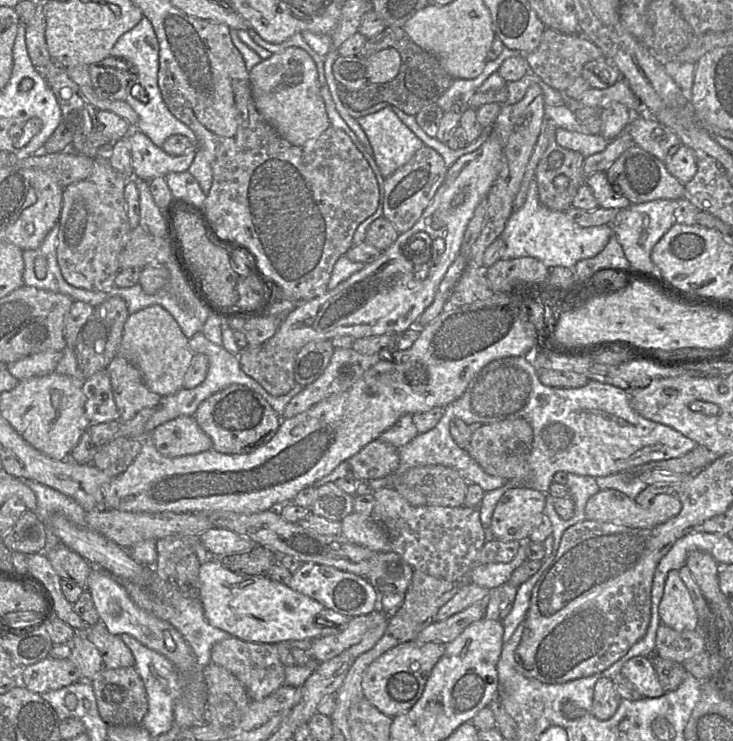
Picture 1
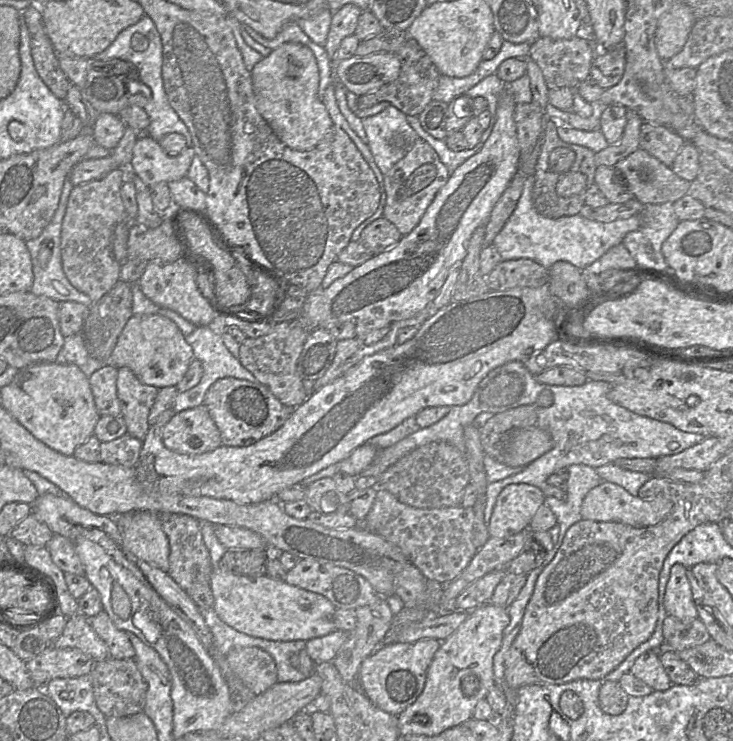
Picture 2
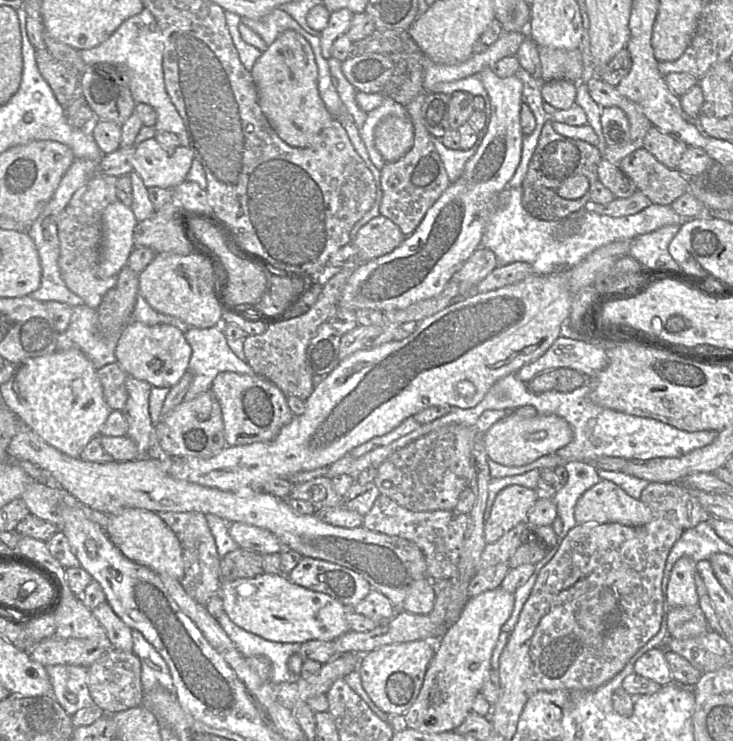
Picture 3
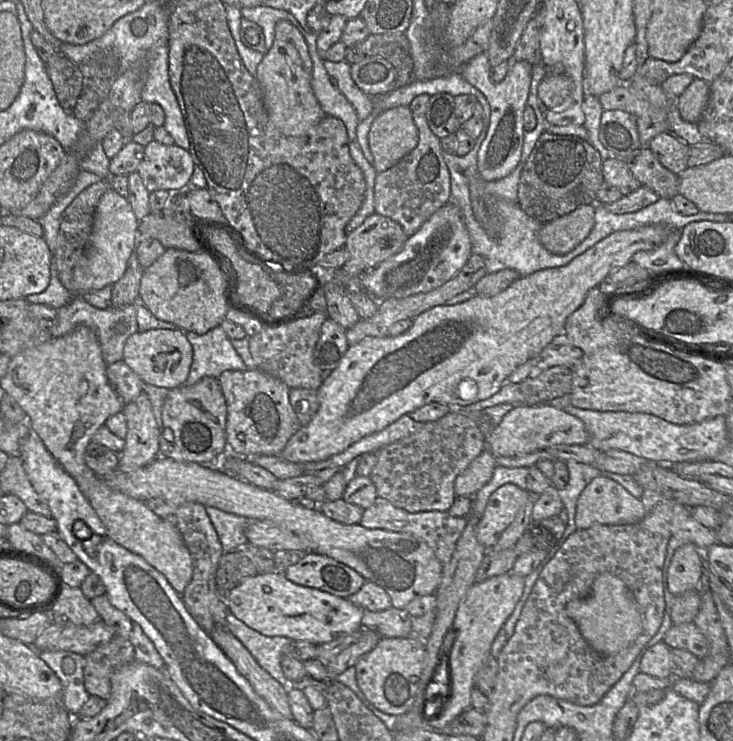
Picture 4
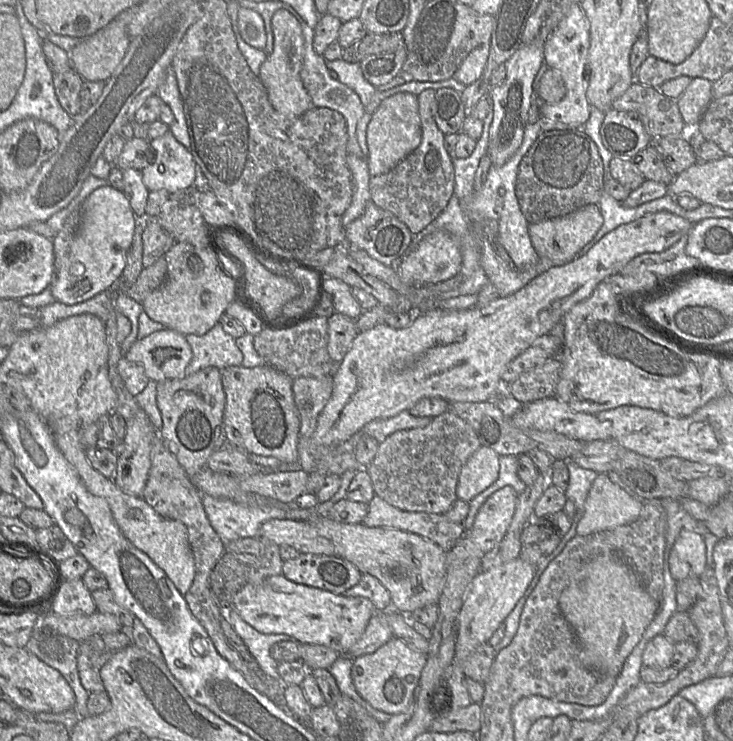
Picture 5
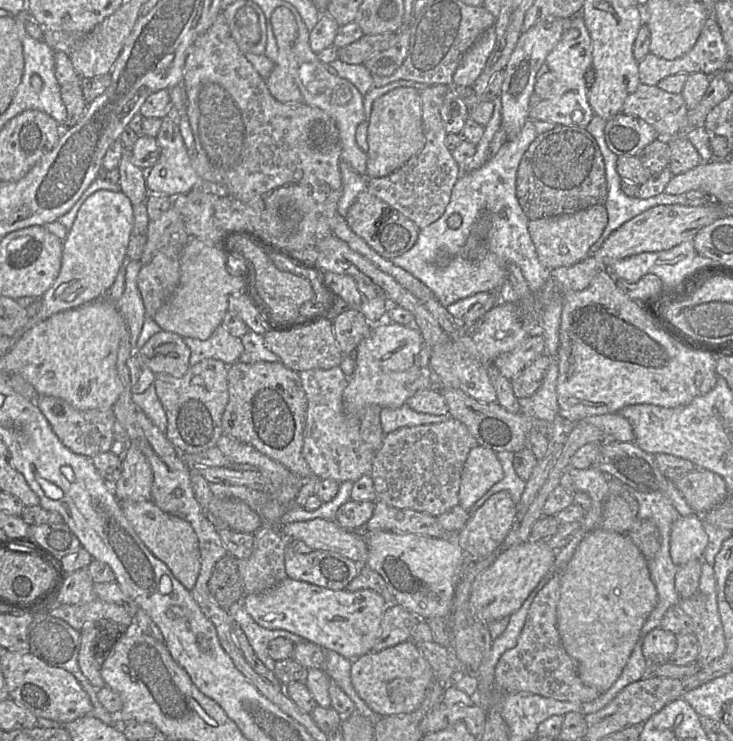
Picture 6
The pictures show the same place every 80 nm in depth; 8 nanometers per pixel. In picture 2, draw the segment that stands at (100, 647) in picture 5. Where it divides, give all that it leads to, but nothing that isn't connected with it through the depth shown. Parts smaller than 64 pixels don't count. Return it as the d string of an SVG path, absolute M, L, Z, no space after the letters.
M108 657L101 662L96 662L90 676L96 705L106 718L127 717L143 712L146 683L134 659L117 660Z

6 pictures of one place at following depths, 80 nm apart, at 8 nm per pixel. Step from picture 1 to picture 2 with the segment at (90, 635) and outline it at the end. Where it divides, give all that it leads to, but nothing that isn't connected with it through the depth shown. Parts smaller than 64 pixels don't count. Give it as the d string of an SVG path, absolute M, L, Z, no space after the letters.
M105 611L89 619L89 623L99 638L104 641L108 655L112 659L134 659L135 650L125 631L119 630Z

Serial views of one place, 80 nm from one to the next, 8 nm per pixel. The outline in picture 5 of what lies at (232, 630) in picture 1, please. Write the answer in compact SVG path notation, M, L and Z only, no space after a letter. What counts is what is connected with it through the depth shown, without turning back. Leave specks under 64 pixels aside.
M283 574L270 576L259 584L247 583L235 595L234 608L241 618L264 634L286 634L300 644L327 646L348 655L365 631L376 610L364 597L348 597L298 584Z

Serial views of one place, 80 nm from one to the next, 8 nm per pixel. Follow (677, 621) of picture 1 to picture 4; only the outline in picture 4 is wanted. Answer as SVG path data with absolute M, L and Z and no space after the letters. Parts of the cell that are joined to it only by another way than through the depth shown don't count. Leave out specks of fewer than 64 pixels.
M694 544L676 550L668 572L669 591L676 597L690 590L698 590L703 573L703 553Z

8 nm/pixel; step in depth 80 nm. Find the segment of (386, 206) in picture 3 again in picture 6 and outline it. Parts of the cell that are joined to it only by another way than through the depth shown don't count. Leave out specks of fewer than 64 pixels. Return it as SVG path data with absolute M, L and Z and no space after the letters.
M429 85L420 91L422 129L425 138L423 148L405 164L384 177L368 178L367 190L404 216L421 230L443 214L449 203L452 188L459 177L459 165L445 146L447 132L440 110L449 86Z

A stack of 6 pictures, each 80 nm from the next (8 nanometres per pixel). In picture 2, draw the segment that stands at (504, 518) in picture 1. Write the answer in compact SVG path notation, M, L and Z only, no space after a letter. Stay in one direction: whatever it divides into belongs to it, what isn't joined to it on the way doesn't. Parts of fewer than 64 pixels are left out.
M529 484L504 488L496 499L487 525L489 536L505 538L528 529L545 498L540 488Z

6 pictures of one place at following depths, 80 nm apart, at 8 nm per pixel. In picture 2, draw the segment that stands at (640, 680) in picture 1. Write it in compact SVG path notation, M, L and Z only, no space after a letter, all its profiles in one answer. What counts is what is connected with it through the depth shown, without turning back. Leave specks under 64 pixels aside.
M647 651L640 655L630 673L653 688L654 691L666 691L673 684L661 664L657 651Z

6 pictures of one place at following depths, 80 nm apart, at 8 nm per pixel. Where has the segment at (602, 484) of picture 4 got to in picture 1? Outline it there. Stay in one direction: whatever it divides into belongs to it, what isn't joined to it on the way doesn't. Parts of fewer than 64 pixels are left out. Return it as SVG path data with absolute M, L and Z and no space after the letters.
M599 490L586 503L587 520L615 522L631 528L651 528L666 522L681 510L681 503L673 496L656 496L648 507L640 507L624 493Z

